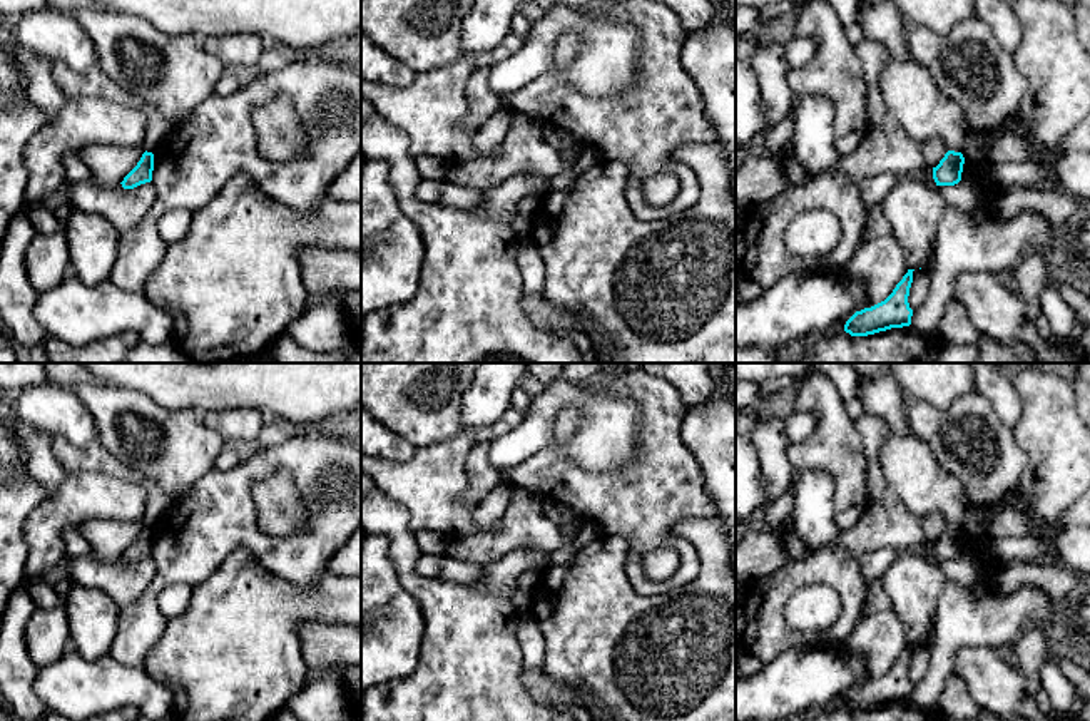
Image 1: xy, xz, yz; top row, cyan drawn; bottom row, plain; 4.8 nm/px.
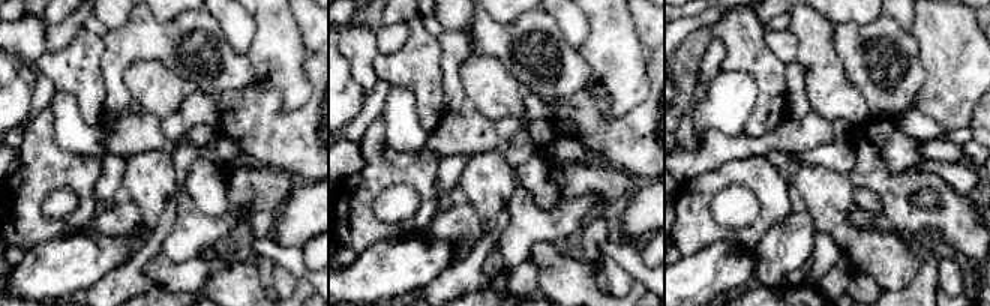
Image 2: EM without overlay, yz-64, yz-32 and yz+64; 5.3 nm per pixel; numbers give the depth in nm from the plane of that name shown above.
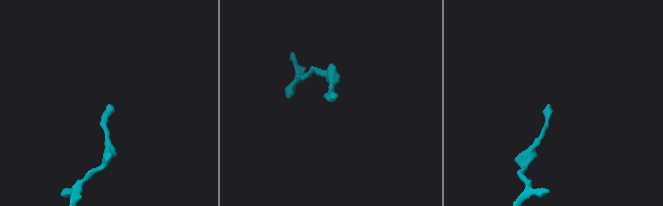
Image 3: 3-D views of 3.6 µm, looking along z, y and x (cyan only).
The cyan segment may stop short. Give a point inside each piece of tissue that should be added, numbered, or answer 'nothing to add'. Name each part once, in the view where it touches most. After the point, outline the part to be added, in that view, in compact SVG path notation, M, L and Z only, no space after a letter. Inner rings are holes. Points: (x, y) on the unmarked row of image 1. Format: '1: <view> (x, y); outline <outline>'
nothing to add

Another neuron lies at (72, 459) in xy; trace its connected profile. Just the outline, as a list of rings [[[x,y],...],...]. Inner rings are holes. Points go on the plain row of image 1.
[[[55,435],[52,453],[67,473],[95,470],[142,485],[147,492],[145,514],[142,519],[147,527],[154,529],[159,525],[177,500],[157,483],[152,483],[119,462],[99,440],[94,440],[87,447],[75,447],[67,438]]]

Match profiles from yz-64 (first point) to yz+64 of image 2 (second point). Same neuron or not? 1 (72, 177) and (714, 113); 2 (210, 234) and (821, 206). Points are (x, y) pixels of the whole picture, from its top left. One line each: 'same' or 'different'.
1: different
2: different

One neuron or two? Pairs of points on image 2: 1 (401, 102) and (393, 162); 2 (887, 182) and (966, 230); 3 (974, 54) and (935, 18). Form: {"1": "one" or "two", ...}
{"1": "two", "2": "one", "3": "one"}

